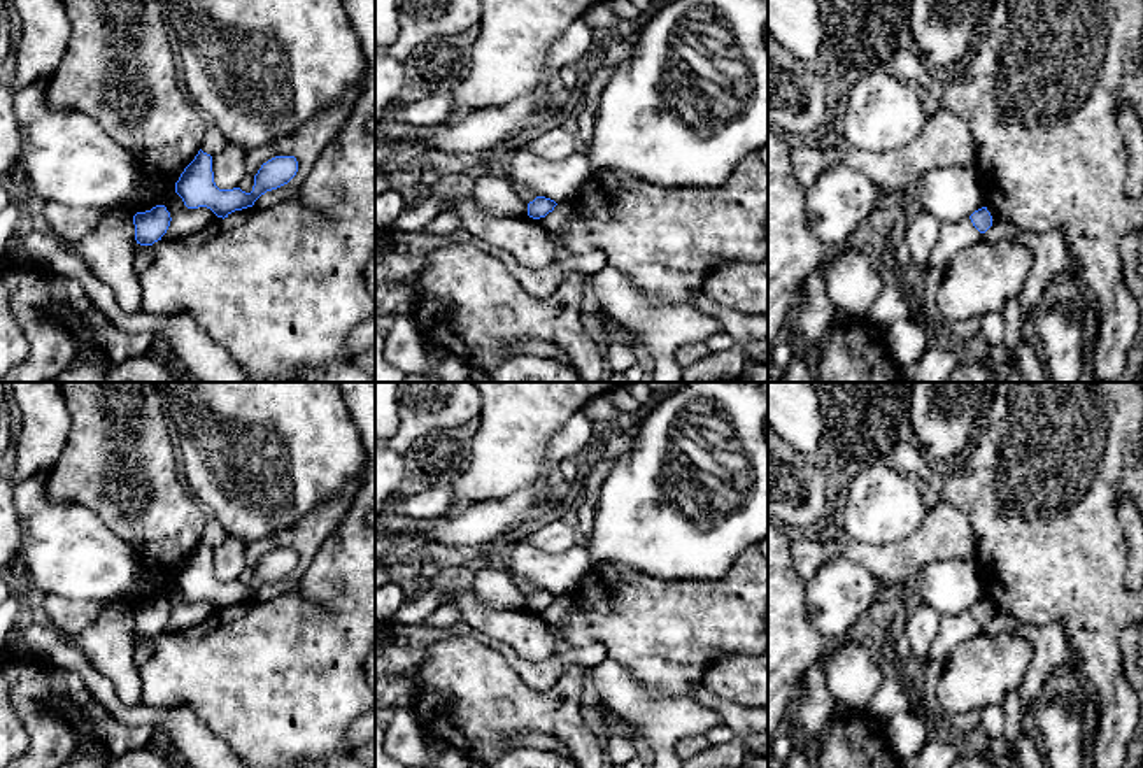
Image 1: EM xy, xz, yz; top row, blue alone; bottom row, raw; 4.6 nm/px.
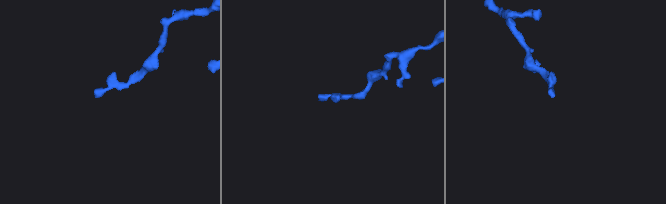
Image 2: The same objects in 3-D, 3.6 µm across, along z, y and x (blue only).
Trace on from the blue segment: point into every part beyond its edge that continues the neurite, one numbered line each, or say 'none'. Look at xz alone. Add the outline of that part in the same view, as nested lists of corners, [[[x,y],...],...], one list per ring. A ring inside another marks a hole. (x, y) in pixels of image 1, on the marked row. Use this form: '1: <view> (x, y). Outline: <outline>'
none

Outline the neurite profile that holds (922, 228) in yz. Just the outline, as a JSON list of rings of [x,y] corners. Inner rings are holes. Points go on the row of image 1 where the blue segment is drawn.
[[[913,209],[903,221],[906,226],[905,244],[910,249],[910,261],[920,268],[927,268],[941,223],[922,209]]]

